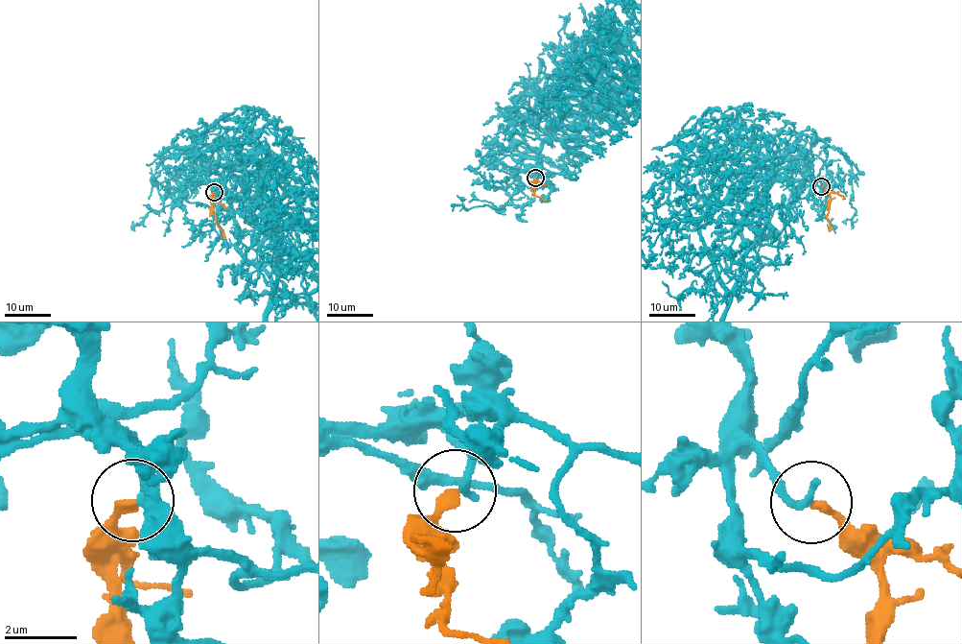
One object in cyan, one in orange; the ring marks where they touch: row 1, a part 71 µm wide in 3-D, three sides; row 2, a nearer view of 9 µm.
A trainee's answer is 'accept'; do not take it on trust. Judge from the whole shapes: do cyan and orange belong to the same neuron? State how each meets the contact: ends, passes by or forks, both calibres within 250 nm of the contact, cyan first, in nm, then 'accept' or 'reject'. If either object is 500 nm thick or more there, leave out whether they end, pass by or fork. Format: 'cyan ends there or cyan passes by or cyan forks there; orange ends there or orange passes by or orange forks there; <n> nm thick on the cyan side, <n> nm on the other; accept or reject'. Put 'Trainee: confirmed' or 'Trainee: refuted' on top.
Trainee: confirmed
cyan ends there; orange ends there; 240 nm thick on the cyan side, 240 nm on the other; accept

